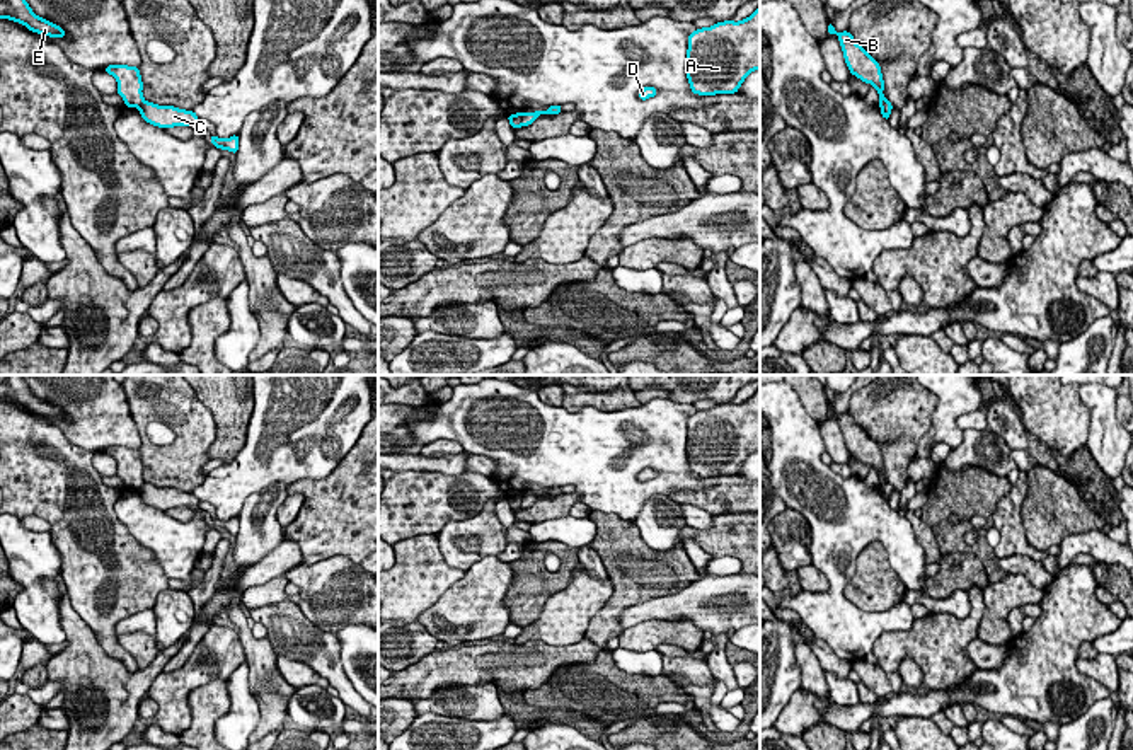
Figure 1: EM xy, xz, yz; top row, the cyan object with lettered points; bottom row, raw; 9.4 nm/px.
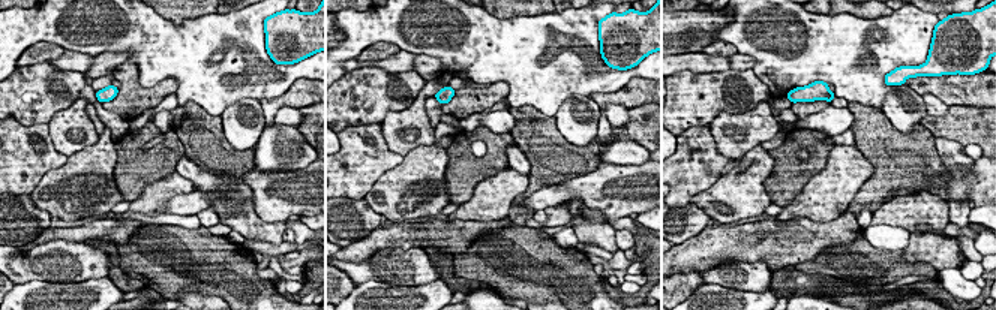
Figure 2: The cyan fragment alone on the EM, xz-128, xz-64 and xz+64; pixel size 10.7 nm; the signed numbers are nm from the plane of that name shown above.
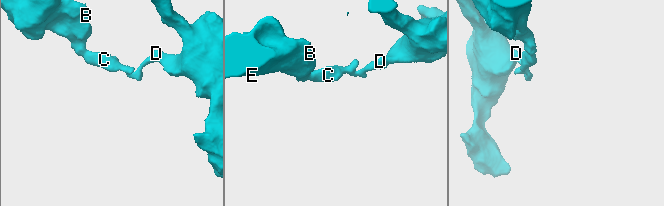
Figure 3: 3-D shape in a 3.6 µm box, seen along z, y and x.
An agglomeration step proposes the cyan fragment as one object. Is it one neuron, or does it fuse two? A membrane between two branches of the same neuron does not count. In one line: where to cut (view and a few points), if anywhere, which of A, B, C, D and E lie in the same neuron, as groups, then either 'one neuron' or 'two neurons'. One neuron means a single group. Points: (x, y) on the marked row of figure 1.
cut xz (525, 113), (520, 125); groups A C D / B E; two neurons

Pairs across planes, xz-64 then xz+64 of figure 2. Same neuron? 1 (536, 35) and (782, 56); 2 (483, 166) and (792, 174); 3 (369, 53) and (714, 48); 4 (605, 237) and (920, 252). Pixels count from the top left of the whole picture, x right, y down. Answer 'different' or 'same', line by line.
1: same
2: same
3: same
4: same

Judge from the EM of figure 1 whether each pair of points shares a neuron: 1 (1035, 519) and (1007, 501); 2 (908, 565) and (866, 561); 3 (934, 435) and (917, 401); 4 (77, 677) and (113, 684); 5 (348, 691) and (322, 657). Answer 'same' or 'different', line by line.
1: different
2: different
3: different
4: same
5: same

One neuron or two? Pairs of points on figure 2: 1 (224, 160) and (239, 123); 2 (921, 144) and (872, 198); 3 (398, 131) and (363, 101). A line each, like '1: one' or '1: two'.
1: two
2: one
3: two

